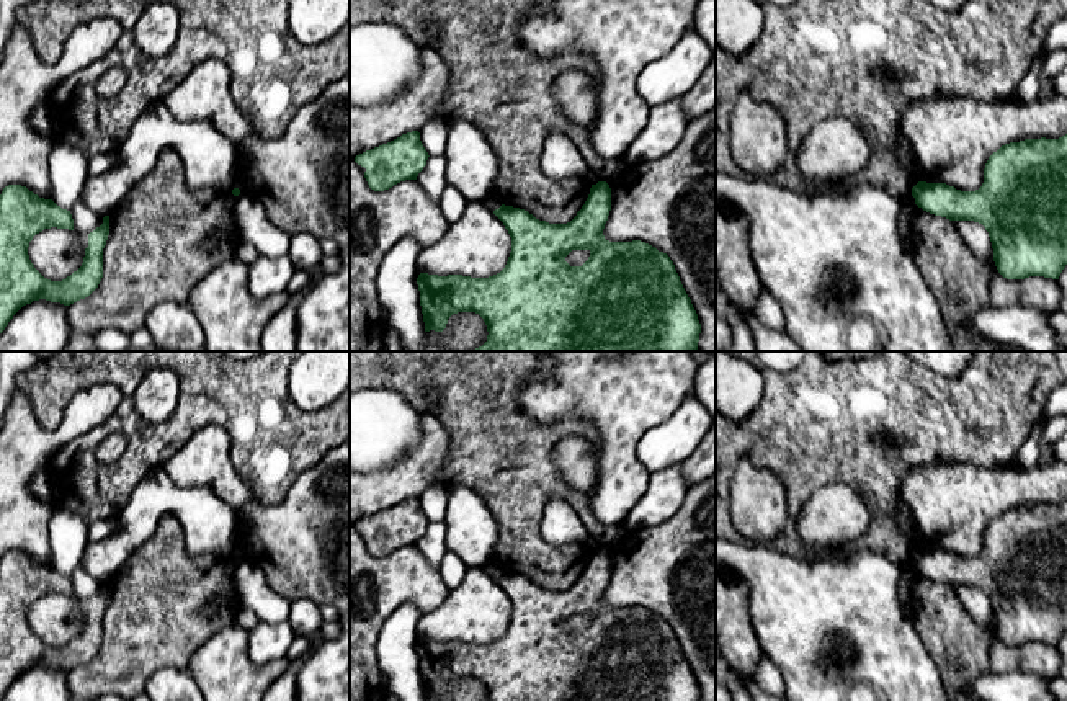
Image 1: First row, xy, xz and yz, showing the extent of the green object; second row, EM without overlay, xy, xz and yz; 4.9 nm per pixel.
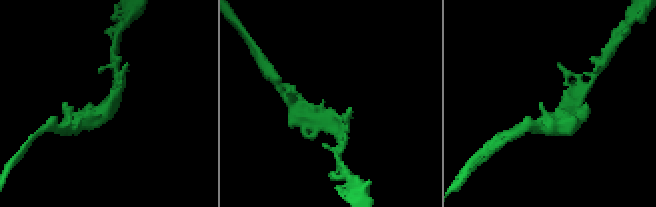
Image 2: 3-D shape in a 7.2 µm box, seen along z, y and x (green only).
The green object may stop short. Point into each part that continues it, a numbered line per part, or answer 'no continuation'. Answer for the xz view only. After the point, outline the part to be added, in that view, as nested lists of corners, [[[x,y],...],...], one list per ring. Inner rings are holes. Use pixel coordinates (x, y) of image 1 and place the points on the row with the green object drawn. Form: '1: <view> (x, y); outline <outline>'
no continuation

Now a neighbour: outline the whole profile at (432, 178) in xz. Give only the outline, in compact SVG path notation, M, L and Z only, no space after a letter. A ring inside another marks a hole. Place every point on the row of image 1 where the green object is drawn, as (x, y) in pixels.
M430 155L417 176L417 183L426 191L431 201L438 203L448 185L444 155Z

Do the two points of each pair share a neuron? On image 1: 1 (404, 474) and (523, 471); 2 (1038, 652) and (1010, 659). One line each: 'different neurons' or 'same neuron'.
1: different neurons
2: same neuron

